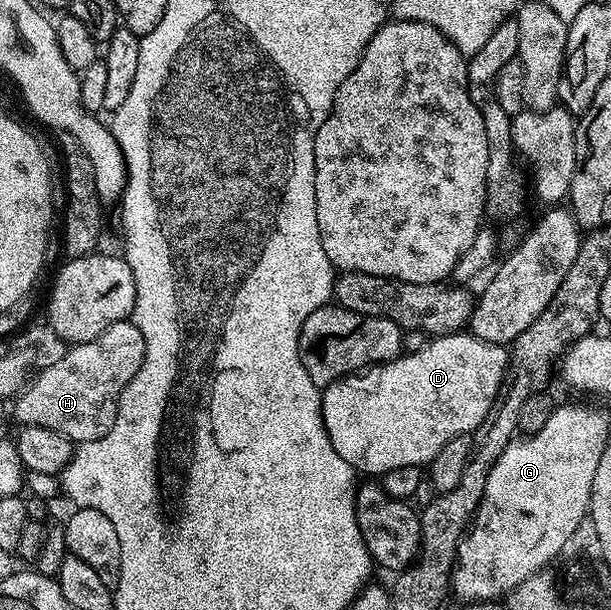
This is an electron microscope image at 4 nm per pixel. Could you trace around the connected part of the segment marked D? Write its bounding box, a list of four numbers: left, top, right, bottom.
[322,333,511,477]

